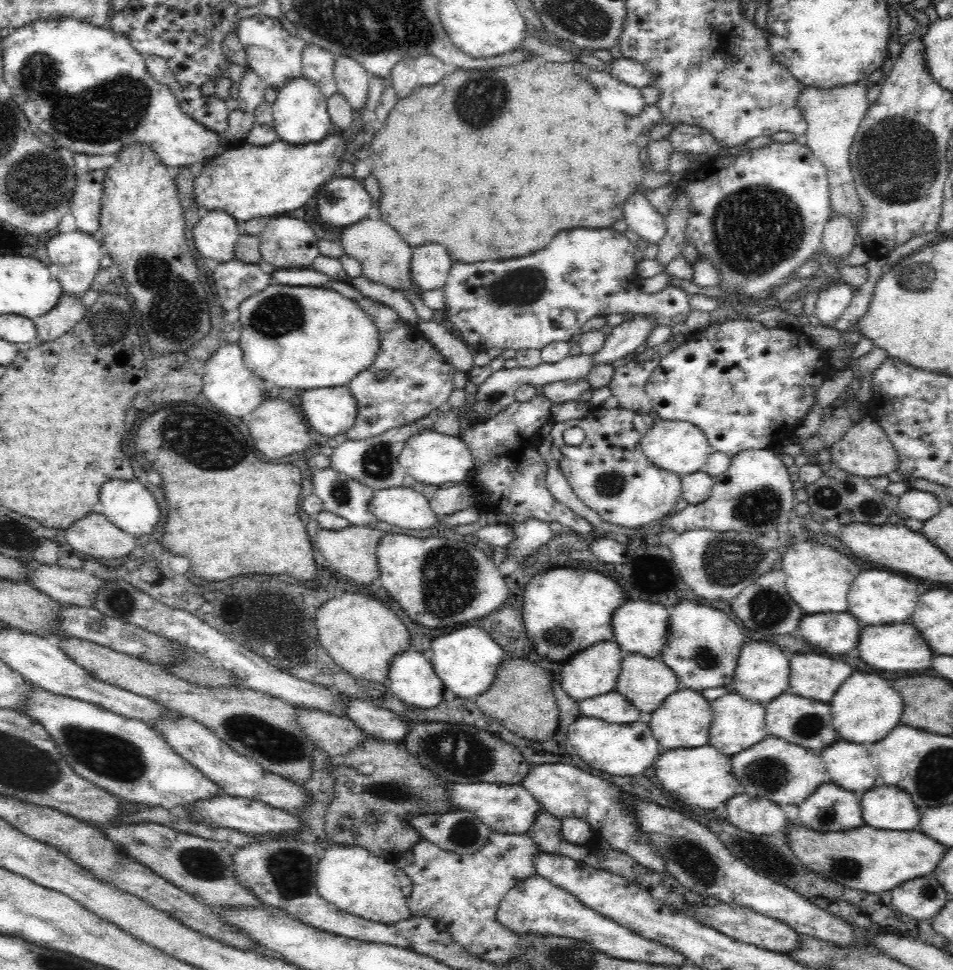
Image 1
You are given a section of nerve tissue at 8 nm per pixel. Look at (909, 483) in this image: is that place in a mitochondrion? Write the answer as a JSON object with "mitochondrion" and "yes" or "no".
{"mitochondrion":"no"}

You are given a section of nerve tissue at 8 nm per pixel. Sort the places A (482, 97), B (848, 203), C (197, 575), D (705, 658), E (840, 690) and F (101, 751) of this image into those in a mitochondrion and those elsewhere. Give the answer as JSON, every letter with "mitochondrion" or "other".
{"A":"mitochondrion","B":"mitochondrion","C":"other","D":"mitochondrion","E":"other","F":"mitochondrion"}

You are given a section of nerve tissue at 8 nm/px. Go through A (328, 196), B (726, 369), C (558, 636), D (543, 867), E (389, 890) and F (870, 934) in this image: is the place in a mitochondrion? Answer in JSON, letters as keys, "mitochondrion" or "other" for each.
{"A":"other","B":"other","C":"mitochondrion","D":"other","E":"other","F":"other"}

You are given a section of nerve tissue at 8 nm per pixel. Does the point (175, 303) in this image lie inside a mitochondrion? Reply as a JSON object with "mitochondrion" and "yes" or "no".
{"mitochondrion":"yes"}

